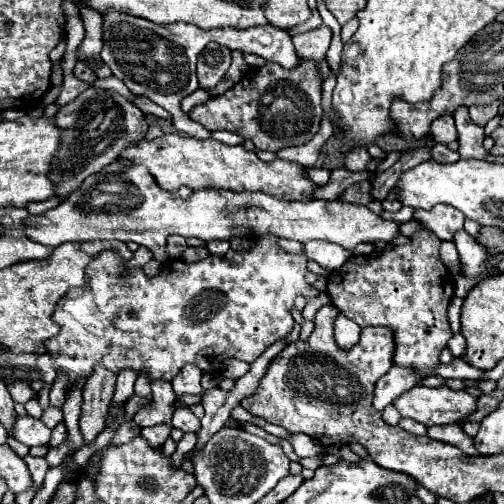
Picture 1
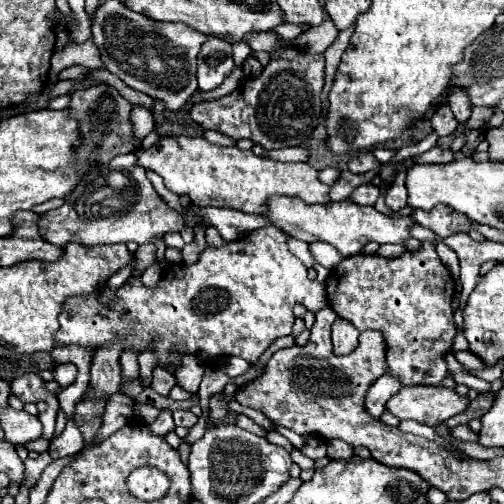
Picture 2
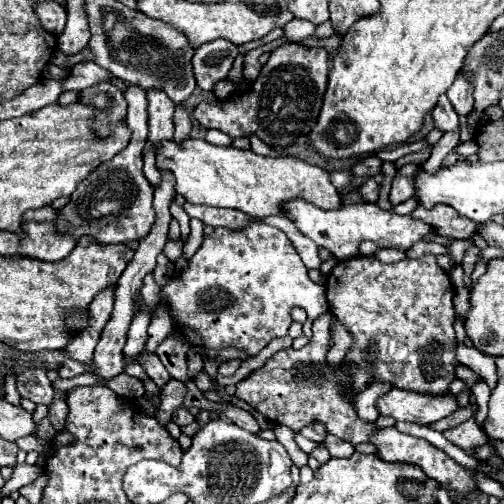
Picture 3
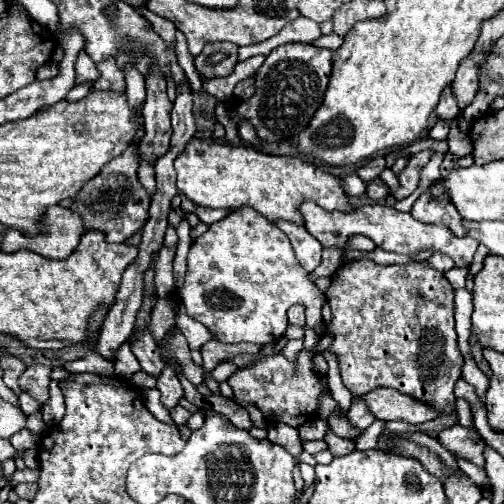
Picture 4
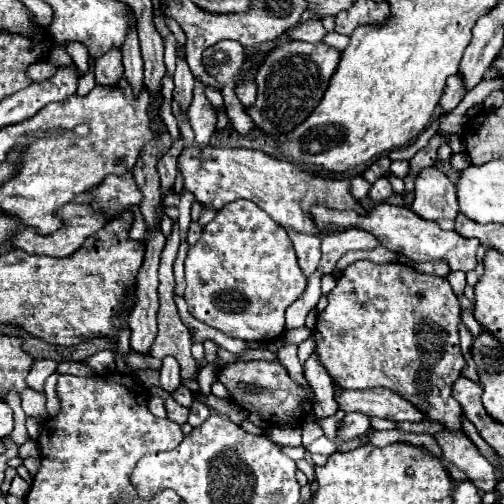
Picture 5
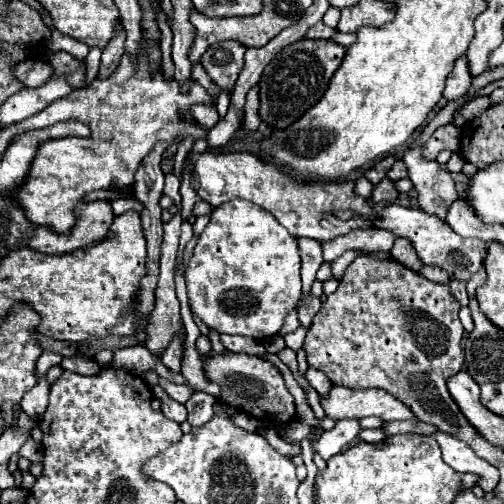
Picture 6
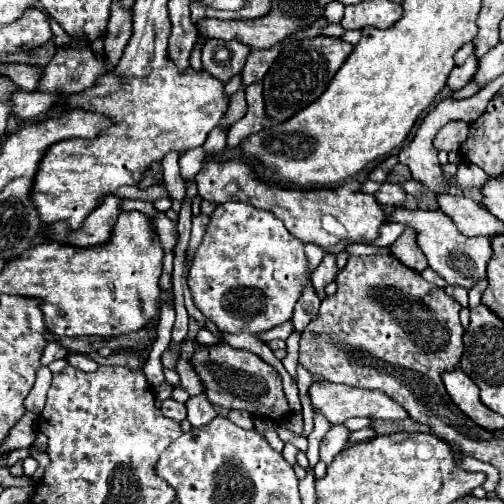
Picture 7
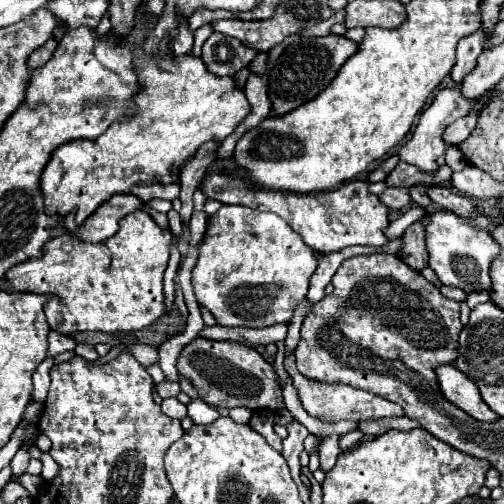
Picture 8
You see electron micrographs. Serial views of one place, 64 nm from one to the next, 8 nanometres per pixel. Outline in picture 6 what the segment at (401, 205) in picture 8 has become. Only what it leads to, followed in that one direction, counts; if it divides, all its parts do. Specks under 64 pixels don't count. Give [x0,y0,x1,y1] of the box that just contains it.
[372,178,398,204]

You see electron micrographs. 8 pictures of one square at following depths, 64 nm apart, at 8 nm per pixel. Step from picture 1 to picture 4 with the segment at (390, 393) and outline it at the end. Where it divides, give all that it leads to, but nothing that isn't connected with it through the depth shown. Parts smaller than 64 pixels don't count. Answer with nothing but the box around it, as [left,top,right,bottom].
[346,402,376,430]

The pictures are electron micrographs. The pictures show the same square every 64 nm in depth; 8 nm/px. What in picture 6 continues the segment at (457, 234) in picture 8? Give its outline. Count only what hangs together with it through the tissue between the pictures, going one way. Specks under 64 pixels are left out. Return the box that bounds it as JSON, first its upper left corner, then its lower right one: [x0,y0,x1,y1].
[374,204,486,282]

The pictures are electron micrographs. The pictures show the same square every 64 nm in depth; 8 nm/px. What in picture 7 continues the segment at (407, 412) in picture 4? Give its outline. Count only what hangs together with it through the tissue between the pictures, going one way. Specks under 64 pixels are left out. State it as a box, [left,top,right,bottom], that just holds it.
[308,382,408,424]

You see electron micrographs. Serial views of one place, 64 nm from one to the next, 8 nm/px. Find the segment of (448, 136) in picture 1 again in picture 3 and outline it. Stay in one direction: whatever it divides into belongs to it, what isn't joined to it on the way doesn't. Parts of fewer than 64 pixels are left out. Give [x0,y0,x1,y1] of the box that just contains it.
[432,96,458,132]

